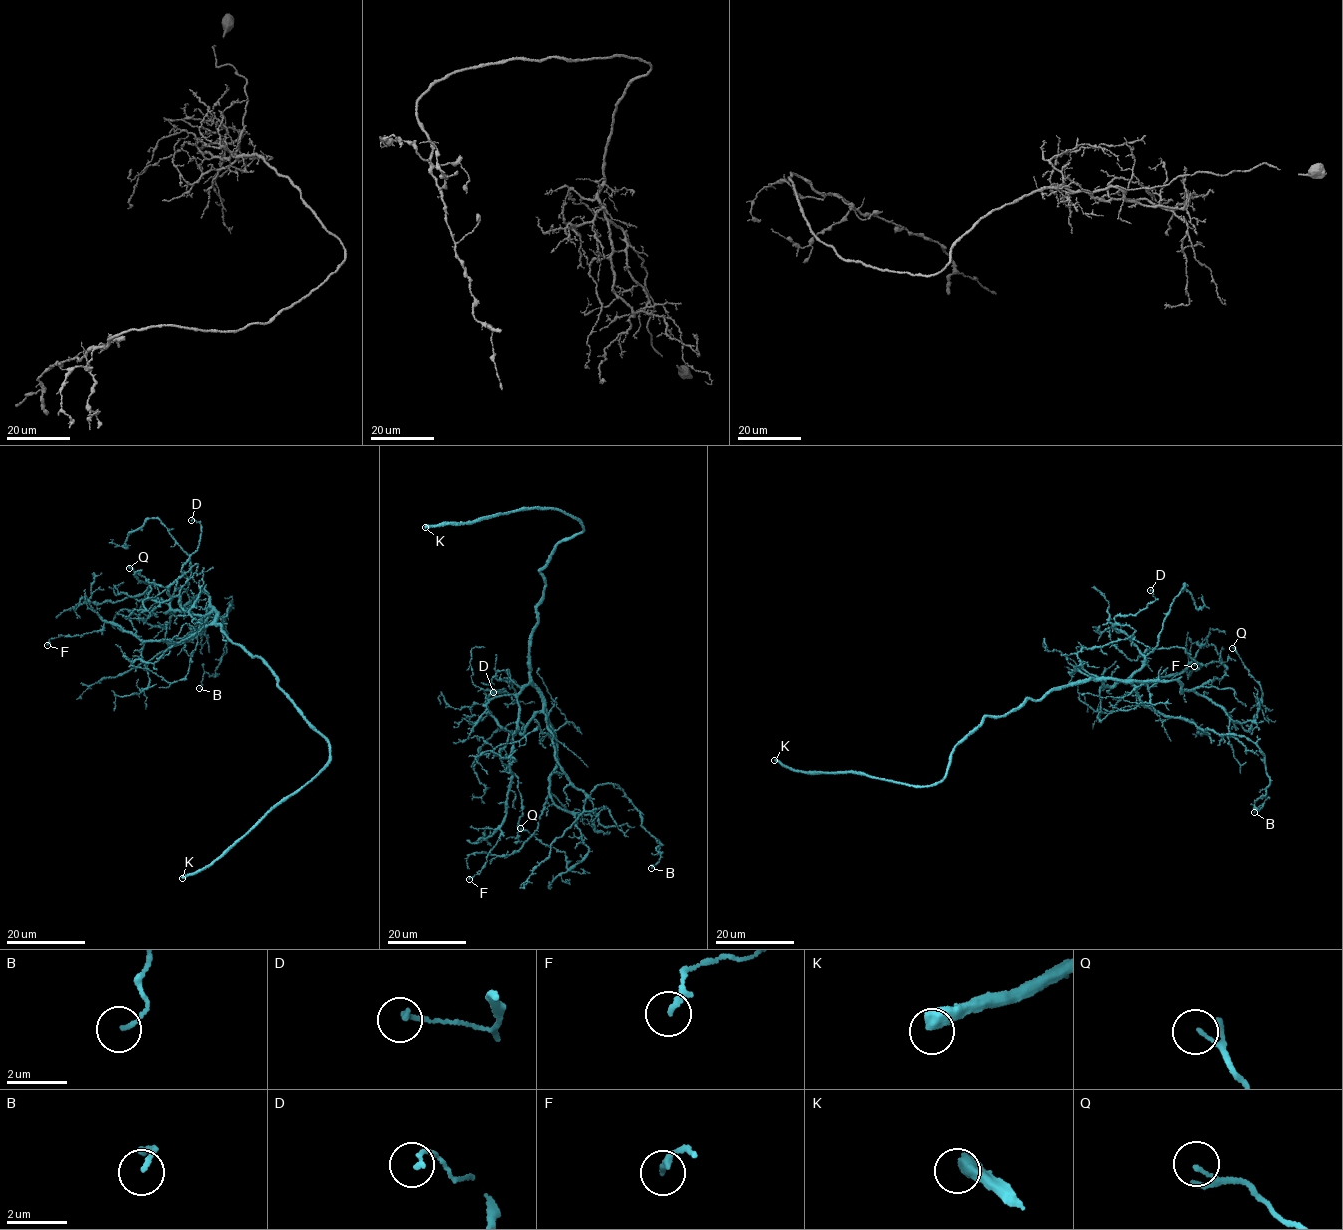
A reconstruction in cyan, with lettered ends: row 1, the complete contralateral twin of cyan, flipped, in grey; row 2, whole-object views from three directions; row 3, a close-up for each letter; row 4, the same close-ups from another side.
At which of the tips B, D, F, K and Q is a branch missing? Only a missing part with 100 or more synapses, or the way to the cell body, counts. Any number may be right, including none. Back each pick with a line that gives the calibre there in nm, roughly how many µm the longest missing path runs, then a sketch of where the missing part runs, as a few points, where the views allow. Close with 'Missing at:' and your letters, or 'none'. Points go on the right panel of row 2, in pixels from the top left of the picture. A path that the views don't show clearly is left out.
K: 550 nm thick; about 150 µm are missing; missing branch runs (774, 760), (746, 696), (817, 724), (829, 740), (770, 773), (743, 771), (717, 766)
Missing at: K

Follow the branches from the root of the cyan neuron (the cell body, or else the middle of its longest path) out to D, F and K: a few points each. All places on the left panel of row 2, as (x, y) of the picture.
D: (240, 646), (220, 630), (213, 610), (187, 611), (168, 593), (198, 547), (201, 526), (191, 520)
F: (240, 646), (217, 623), (174, 644), (161, 638), (140, 639), (111, 621), (102, 629), (49, 639), (47, 645)
K: (240, 646), (273, 671), (307, 723), (328, 740), (330, 756), (314, 778), (271, 807), (218, 858), (182, 878)

